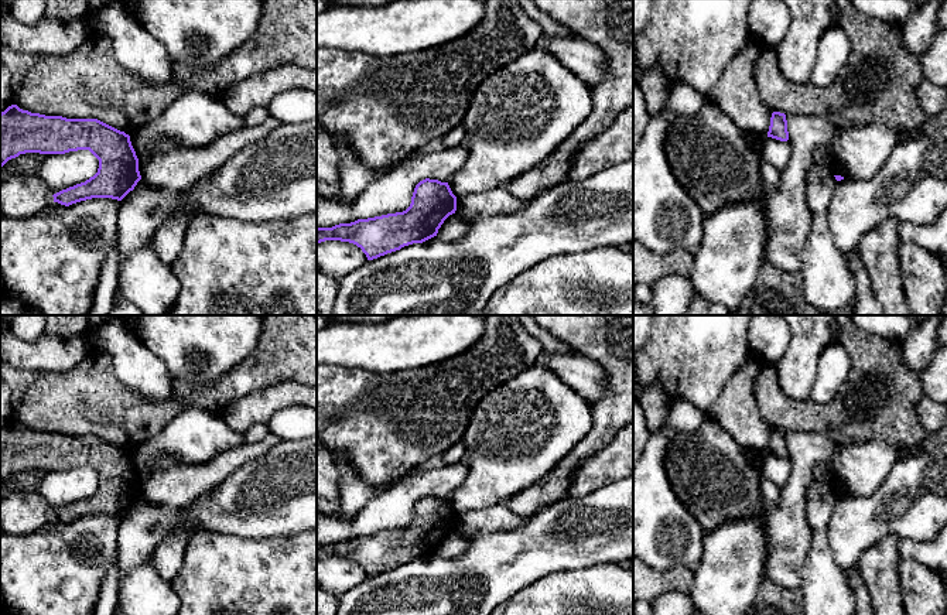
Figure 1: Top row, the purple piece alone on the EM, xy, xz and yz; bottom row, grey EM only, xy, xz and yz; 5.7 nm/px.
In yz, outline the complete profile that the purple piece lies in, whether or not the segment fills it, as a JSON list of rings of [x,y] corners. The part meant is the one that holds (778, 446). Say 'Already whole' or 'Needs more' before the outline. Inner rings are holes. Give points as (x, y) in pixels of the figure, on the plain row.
Already whole. [[[780,428],[772,430],[767,454],[772,454],[780,458],[789,457],[787,437],[784,430],[780,430]]]

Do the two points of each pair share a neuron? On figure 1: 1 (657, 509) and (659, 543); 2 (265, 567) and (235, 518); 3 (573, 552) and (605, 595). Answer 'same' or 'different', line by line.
1: same
2: different
3: different

